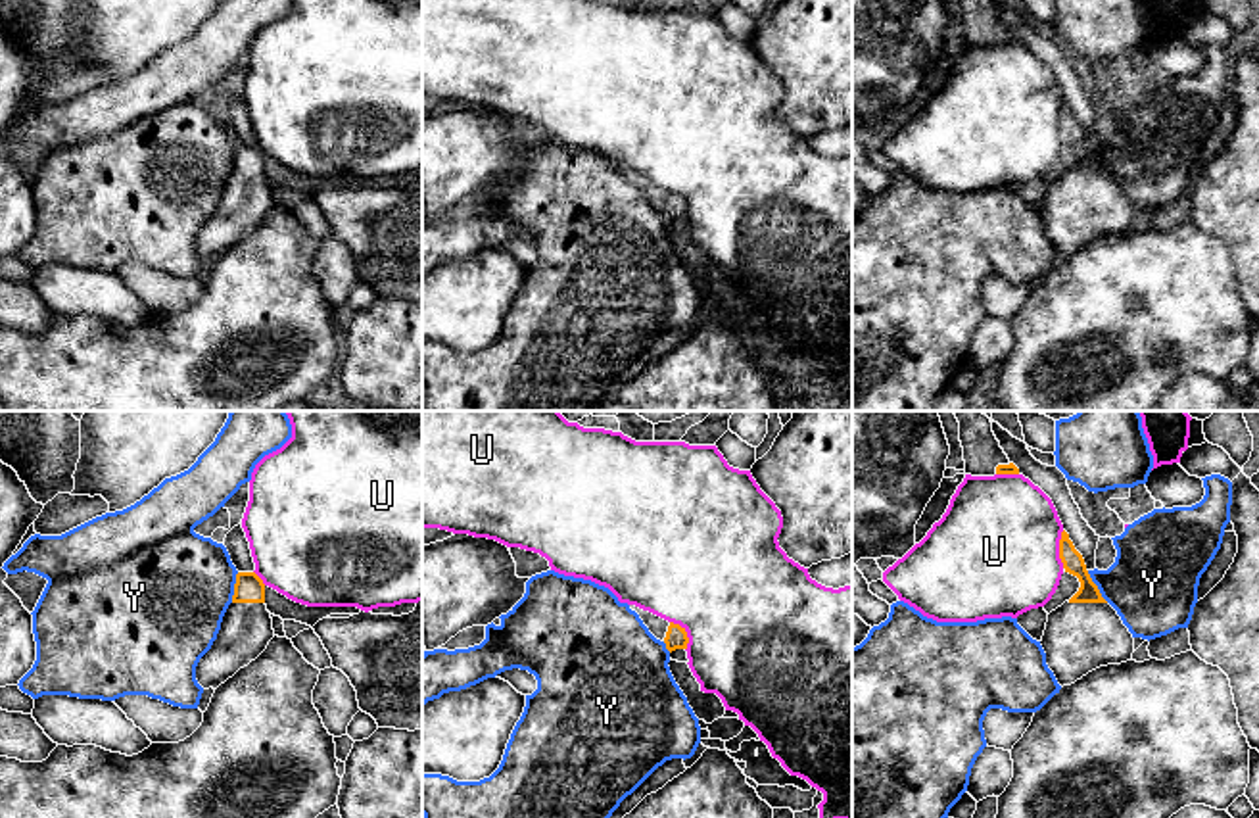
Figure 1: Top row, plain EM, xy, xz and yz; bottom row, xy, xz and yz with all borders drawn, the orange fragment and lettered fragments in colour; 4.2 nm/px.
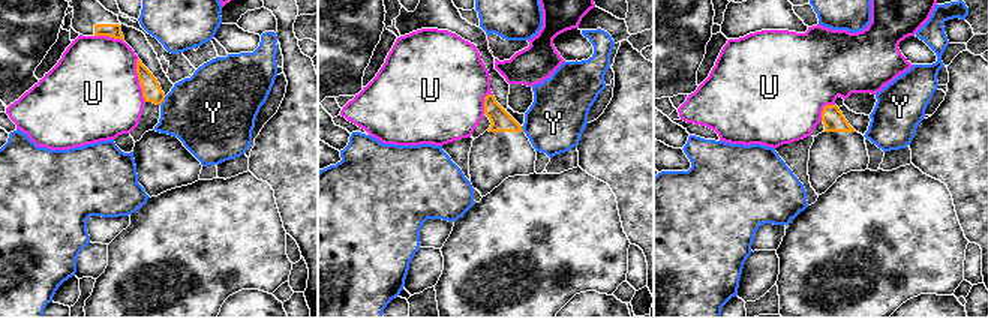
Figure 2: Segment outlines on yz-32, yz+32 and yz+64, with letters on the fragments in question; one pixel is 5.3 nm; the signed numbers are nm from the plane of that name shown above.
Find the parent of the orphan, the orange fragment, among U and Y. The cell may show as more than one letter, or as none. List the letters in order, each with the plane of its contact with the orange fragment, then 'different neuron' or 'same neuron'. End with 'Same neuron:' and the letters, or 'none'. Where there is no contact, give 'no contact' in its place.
U: yz | different neuron
Y: yz | different neuron
Same neuron: none

